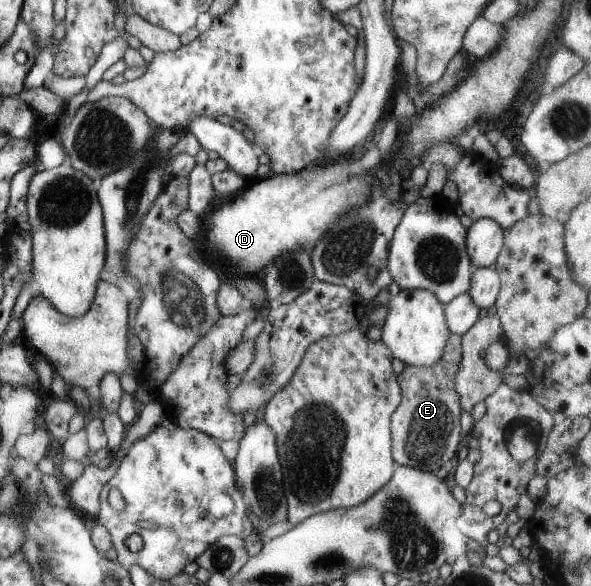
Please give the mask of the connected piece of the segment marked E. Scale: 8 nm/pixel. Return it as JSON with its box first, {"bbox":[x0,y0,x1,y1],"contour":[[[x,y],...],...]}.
{"bbox":[391,333,464,473],"contour":[[[451,333],[444,353],[432,367],[405,366],[397,375],[402,399],[391,415],[391,452],[398,466],[436,473],[446,461],[457,456],[464,442],[460,427],[461,397],[455,390],[462,358],[461,336]]]}

